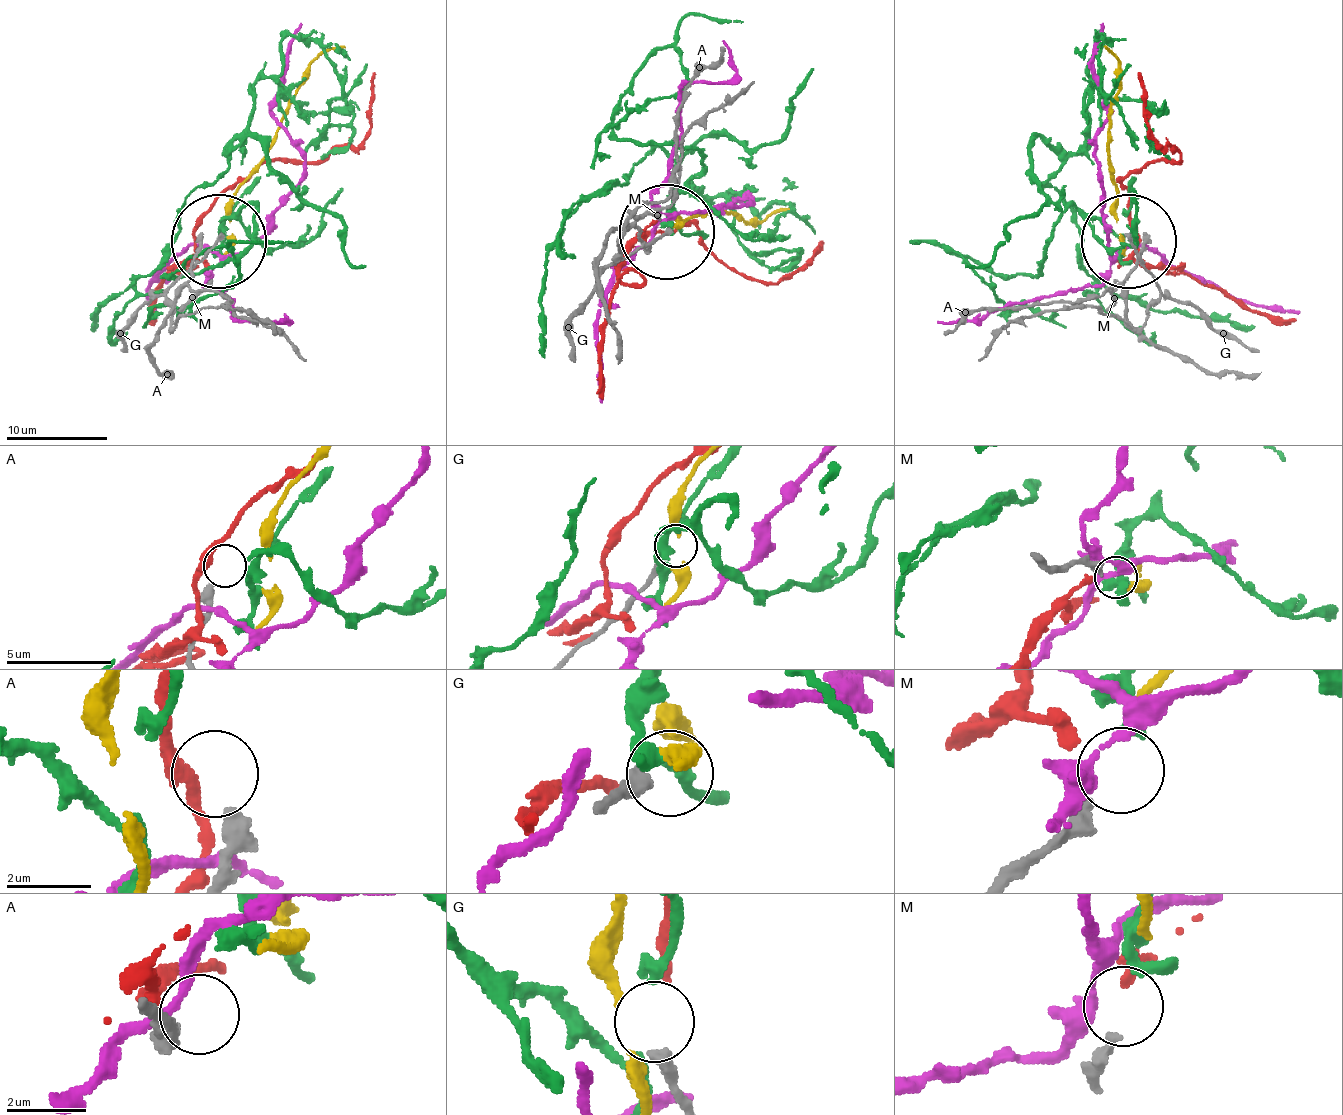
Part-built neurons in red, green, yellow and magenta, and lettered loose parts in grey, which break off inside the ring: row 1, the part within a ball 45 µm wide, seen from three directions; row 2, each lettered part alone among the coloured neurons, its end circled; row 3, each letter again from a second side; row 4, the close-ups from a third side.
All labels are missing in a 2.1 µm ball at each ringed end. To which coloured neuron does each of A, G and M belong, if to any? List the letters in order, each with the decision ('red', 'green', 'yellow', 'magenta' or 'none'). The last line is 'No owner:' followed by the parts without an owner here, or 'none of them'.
A: none
G: none
M: green
No owner: A, G

